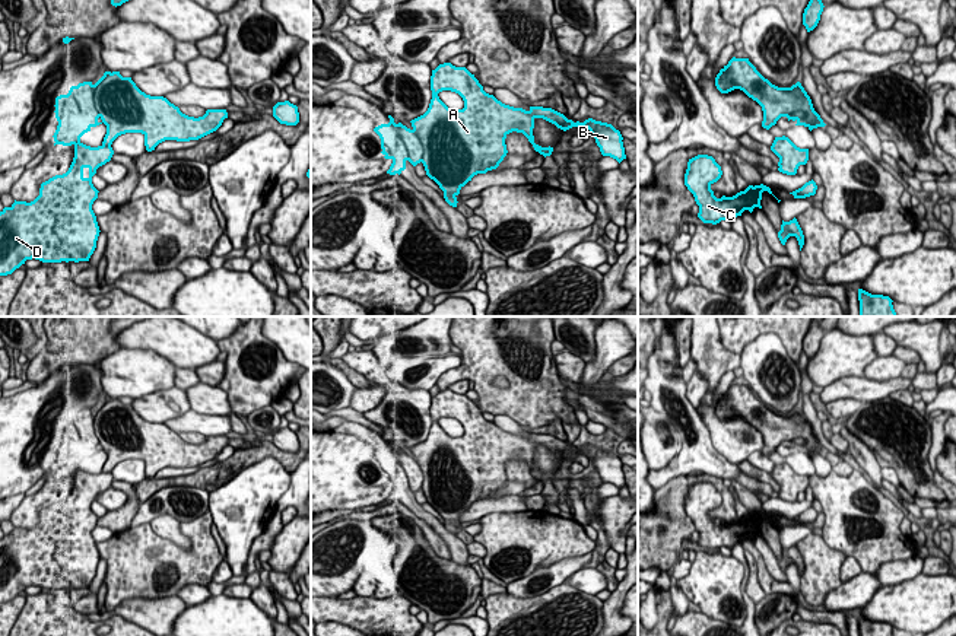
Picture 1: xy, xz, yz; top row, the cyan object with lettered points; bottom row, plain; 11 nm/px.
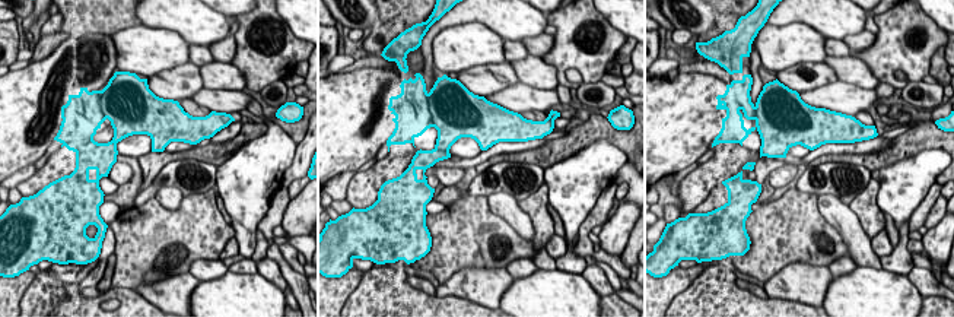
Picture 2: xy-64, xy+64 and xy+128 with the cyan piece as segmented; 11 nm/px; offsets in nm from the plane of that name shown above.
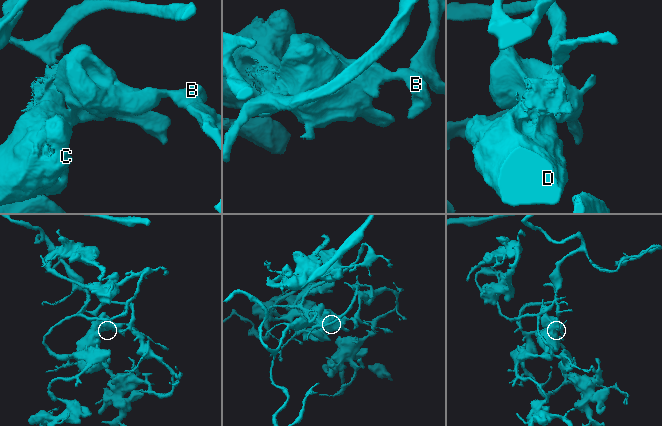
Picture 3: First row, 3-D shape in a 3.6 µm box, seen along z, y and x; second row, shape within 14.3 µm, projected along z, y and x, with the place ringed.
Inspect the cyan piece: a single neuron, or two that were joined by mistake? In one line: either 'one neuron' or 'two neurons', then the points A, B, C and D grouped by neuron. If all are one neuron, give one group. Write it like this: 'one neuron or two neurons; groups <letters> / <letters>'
one neuron; groups A B C D

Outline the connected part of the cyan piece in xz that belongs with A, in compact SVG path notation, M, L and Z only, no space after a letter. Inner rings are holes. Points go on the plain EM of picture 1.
M451 389L439 391L432 397L431 417L432 426L429 435L423 442L410 448L413 454L412 457L401 449L396 451L394 445L388 442L390 449L375 454L374 458L381 465L381 480L385 486L393 487L387 500L400 502L406 496L407 487L413 493L422 489L426 502L439 512L444 518L445 528L452 534L457 534L457 522L460 521L460 516L471 508L474 502L486 500L499 493L508 480L505 465L509 459L523 459L536 478L544 484L552 481L553 474L541 474L534 470L533 455L536 445L543 445L563 458L572 454L588 455L603 483L610 483L619 490L626 486L622 468L623 464L612 451L595 448L593 445L588 445L584 449L574 449L552 435L530 433L530 436L525 438L523 435L505 432L493 422L486 420L474 401L466 394L455 394ZM442 417L458 420L464 427L464 435L451 438L438 423Z

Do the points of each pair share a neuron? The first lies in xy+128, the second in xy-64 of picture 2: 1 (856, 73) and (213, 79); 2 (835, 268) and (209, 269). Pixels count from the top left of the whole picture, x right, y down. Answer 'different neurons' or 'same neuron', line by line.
1: same neuron
2: same neuron

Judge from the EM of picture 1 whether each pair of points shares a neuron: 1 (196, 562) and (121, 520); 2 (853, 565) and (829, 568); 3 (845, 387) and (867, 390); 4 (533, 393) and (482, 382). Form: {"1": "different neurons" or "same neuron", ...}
{"1": "different neurons", "2": "different neurons", "3": "same neuron", "4": "same neuron"}

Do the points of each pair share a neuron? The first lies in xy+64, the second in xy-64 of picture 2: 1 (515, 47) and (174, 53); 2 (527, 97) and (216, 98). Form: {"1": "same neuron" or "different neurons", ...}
{"1": "different neurons", "2": "same neuron"}

